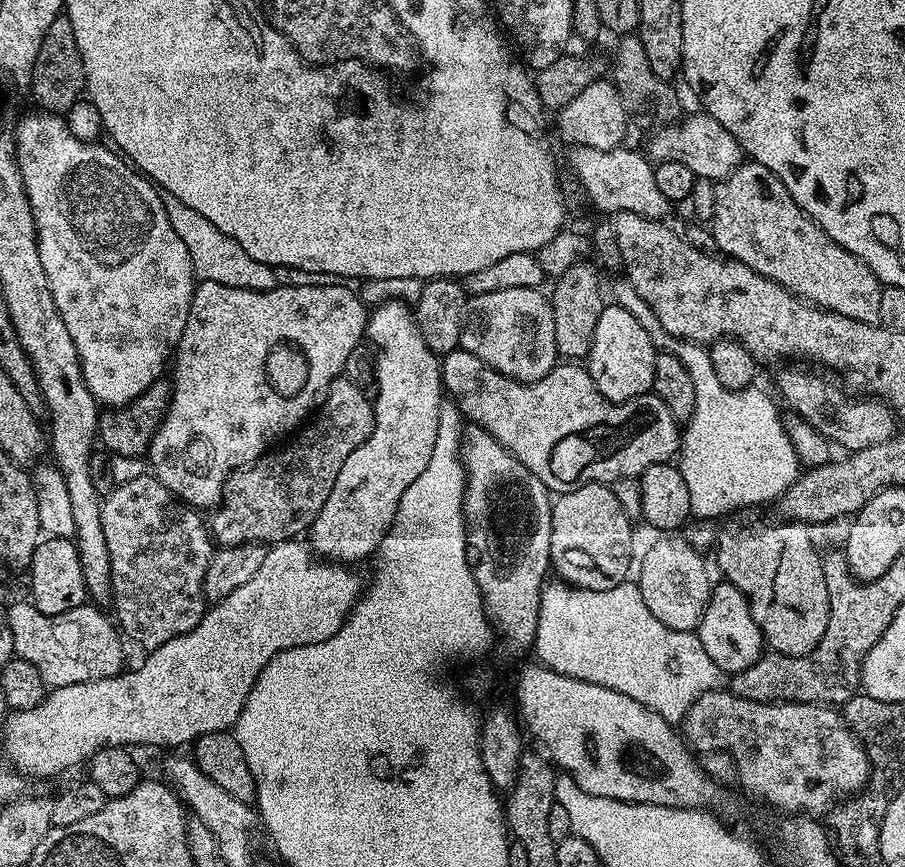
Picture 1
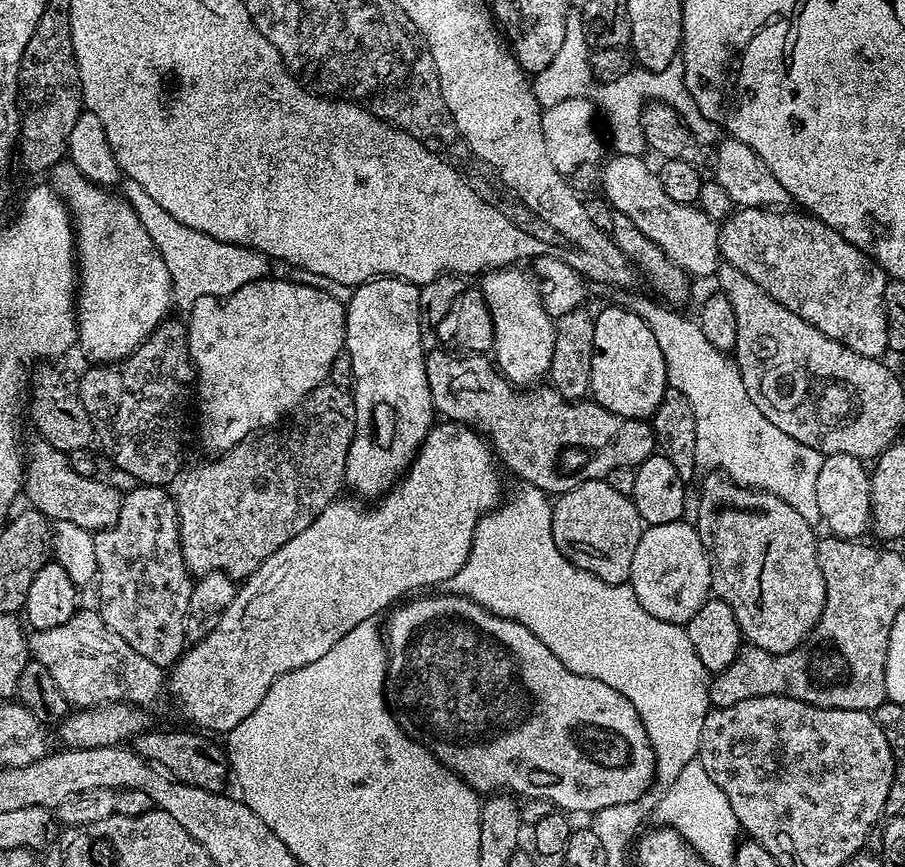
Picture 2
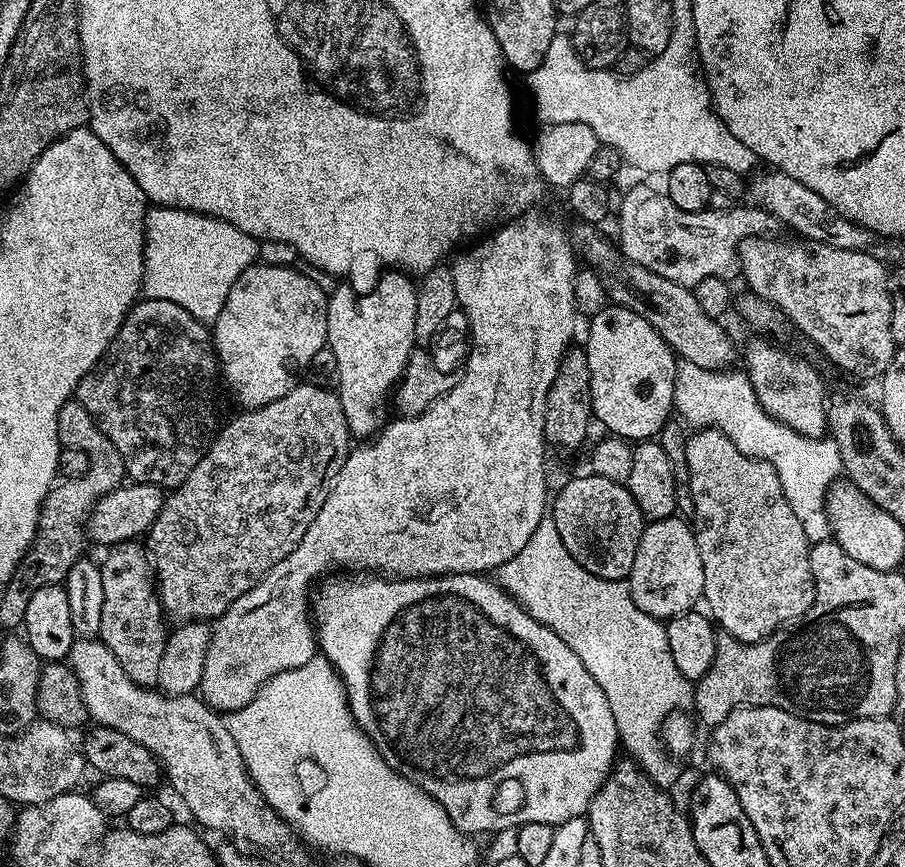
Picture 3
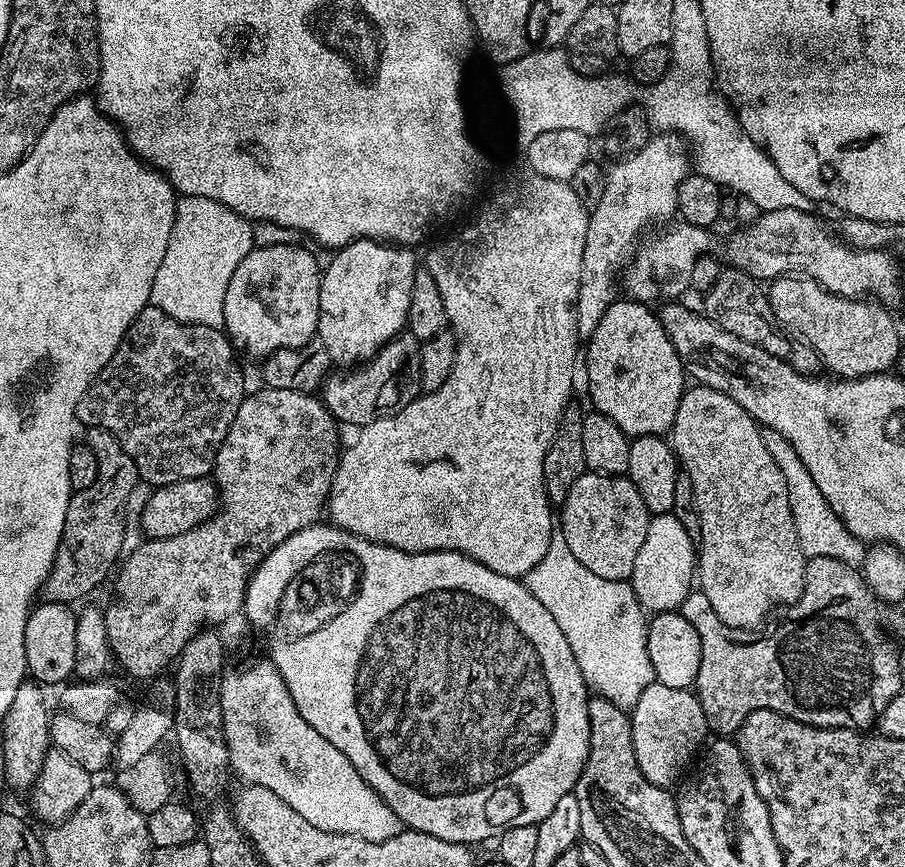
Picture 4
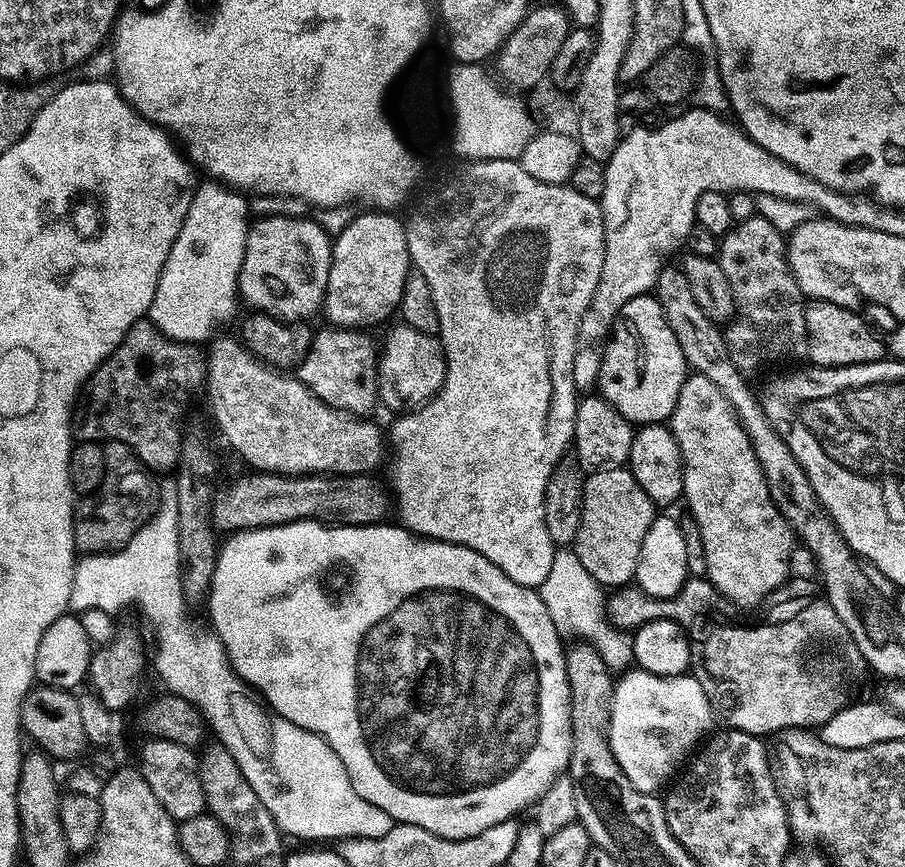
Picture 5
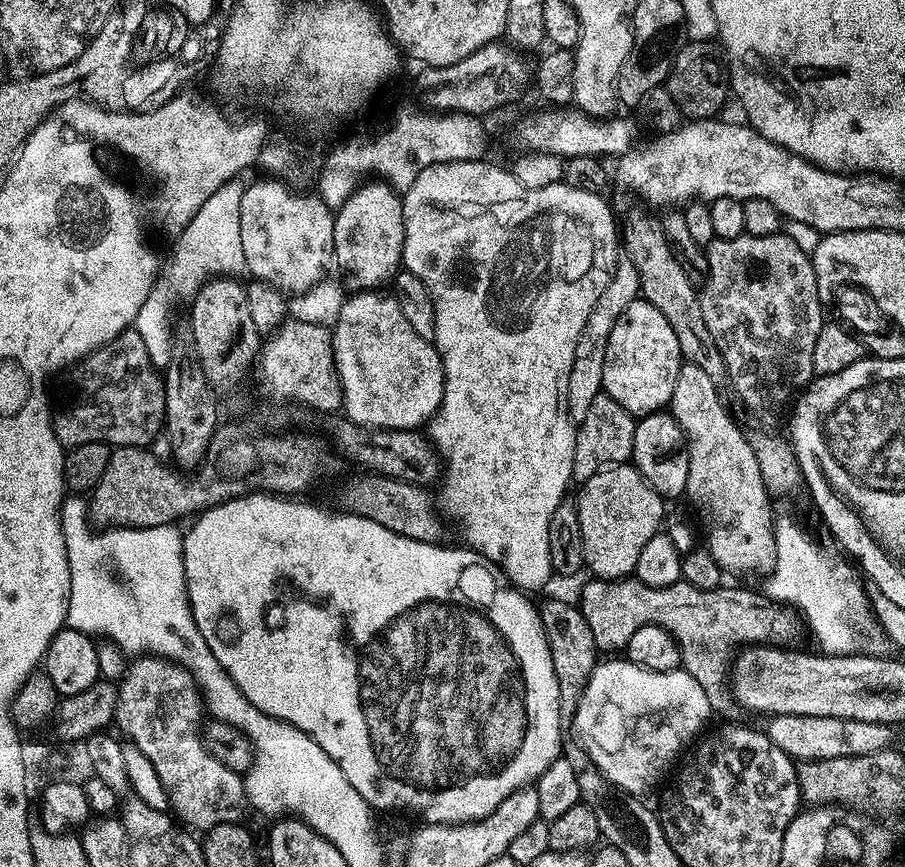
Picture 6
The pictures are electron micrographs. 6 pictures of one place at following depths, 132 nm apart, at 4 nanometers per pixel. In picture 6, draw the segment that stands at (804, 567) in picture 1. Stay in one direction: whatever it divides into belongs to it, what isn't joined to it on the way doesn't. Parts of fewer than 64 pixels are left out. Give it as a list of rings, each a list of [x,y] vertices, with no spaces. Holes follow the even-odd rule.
[[[681,363],[670,411],[688,442],[686,496],[692,499],[708,531],[706,546],[710,554],[714,554],[714,562],[718,562],[721,573],[763,577],[776,566],[774,504],[762,482],[754,450],[750,450],[750,442],[744,437],[745,429],[739,428],[731,414],[720,405],[719,392],[718,385],[710,382],[698,366]]]

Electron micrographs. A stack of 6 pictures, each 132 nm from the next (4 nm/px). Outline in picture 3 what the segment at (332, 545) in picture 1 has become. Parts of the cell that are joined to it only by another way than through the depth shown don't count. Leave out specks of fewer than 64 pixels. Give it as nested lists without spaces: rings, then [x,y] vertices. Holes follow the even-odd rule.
[[[388,270],[377,280],[374,290],[366,293],[353,292],[351,287],[336,288],[330,292],[328,296],[328,317],[326,318],[326,326],[328,327],[328,343],[327,347],[332,351],[332,357],[337,362],[337,378],[335,383],[338,385],[338,395],[342,402],[342,410],[346,414],[346,422],[348,423],[348,431],[356,438],[371,438],[384,427],[386,417],[384,417],[384,403],[389,403],[390,397],[393,395],[394,389],[400,383],[400,375],[404,372],[404,367],[408,365],[408,359],[416,344],[416,335],[414,334],[414,310],[416,309],[416,289],[415,283],[411,284],[409,277],[399,270]]]

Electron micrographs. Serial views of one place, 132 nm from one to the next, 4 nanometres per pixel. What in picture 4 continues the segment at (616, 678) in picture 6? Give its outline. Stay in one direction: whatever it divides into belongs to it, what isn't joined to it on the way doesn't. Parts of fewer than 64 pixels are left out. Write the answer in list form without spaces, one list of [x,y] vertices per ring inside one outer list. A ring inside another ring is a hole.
[[[653,682],[649,688],[642,690],[642,698],[638,698],[630,715],[634,758],[638,758],[642,774],[646,774],[646,778],[654,782],[654,786],[671,789],[685,775],[684,767],[693,763],[692,755],[701,751],[705,743],[704,736],[709,735],[700,700],[695,691]]]

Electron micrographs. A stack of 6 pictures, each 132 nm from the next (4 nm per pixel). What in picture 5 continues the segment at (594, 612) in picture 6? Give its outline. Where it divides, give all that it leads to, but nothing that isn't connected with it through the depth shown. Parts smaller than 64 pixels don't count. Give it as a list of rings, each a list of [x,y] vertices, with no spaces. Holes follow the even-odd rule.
[[[690,578],[678,594],[665,600],[656,600],[635,586],[621,586],[611,593],[606,603],[609,619],[621,630],[641,628],[646,618],[675,620],[688,635],[692,659],[690,674],[698,686],[702,686],[713,717],[719,723],[721,720],[725,729],[768,738],[768,735],[779,734],[786,728],[823,726],[838,714],[838,710],[857,699],[856,691],[870,676],[862,650],[854,647],[846,626],[842,626],[838,614],[834,614],[834,606],[830,606],[817,585],[812,583],[808,578],[789,579],[784,587],[769,594],[755,614],[745,614],[730,603],[707,578]]]

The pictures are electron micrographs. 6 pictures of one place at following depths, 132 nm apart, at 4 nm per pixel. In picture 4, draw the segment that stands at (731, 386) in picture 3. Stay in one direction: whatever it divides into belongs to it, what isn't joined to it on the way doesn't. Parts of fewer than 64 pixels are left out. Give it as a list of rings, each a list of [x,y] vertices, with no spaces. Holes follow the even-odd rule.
[[[771,430],[764,432],[766,450],[770,450],[770,458],[778,462],[778,470],[782,470],[782,478],[786,478],[788,496],[791,498],[791,513],[794,516],[795,532],[798,534],[799,545],[807,559],[814,557],[838,558],[846,565],[855,568],[863,567],[867,547],[863,541],[850,534],[845,524],[834,514],[832,507],[826,502],[825,496],[819,490],[811,477],[809,470],[803,465],[794,446],[786,442],[778,433]]]

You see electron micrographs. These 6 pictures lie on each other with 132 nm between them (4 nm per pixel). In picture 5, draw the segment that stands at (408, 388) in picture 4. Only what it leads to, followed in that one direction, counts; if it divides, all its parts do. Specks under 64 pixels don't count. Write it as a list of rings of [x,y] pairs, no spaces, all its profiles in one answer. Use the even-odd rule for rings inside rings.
[[[324,326],[312,337],[312,346],[298,365],[298,378],[331,408],[367,417],[378,404],[378,344],[364,330]]]

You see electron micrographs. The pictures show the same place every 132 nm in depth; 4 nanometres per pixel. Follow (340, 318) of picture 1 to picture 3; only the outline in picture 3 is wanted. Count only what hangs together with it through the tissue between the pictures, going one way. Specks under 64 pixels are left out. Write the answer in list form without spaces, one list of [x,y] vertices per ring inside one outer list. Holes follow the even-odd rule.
[[[263,262],[244,271],[210,328],[223,383],[228,383],[241,409],[266,406],[296,387],[296,375],[326,348],[327,317],[328,296],[306,273]]]

